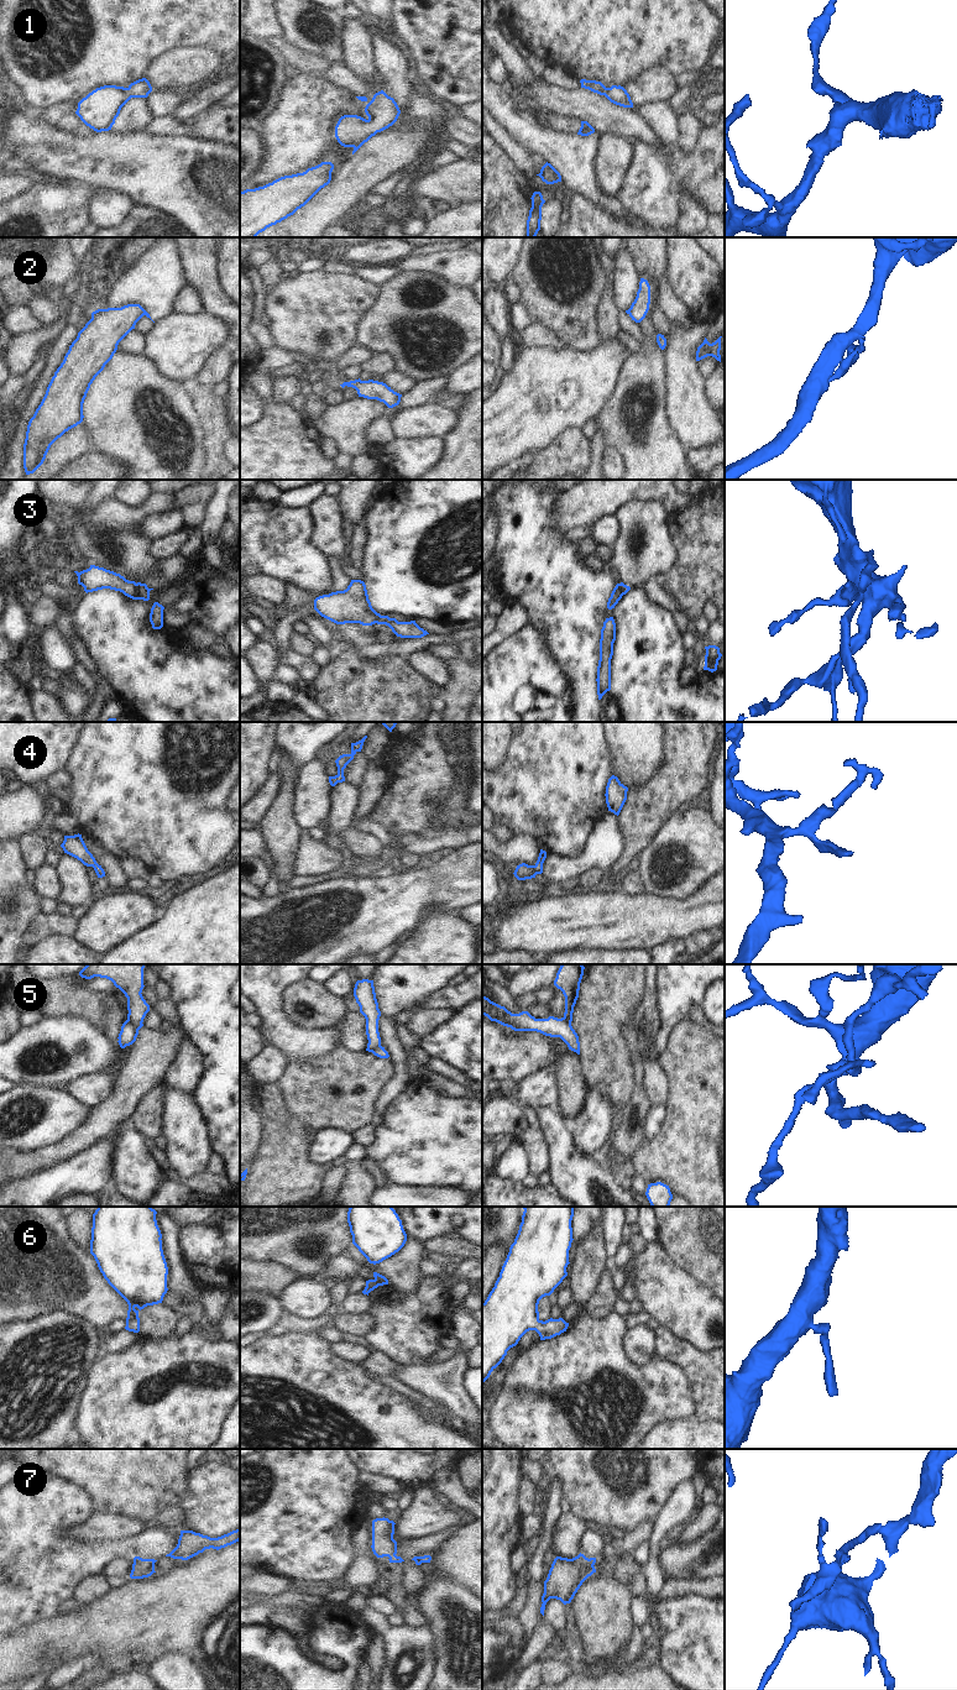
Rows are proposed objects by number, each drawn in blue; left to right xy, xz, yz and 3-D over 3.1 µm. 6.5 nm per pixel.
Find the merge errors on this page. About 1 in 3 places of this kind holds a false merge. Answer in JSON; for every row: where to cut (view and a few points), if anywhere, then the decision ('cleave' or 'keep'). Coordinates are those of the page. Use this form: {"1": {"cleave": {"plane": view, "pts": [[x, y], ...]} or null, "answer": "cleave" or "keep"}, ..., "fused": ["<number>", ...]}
{"1": {"cleave": null, "answer": "keep"}, "2": {"cleave": {"plane": "xy", "pts": [[142, 309], [145, 314]]}, "answer": "cleave"}, "3": {"cleave": {"plane": "xy", "pts": [[135, 584], [137, 595], [141, 598]]}, "answer": "cleave"}, "4": {"cleave": null, "answer": "keep"}, "5": {"cleave": {"plane": "xy", "pts": [[127, 1019], [135, 1027], [134, 1041]]}, "answer": "cleave"}, "6": {"cleave": null, "answer": "keep"}, "7": {"cleave": null, "answer": "keep"}, "fused": ["2", "3", "5"]}

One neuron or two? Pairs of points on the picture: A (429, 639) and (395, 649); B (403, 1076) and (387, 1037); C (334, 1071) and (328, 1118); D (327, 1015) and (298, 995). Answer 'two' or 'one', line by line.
A: one
B: one
C: one
D: one

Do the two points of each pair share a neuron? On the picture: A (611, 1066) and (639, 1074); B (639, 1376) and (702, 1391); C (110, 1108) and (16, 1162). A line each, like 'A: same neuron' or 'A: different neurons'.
A: different neurons
B: different neurons
C: same neuron

